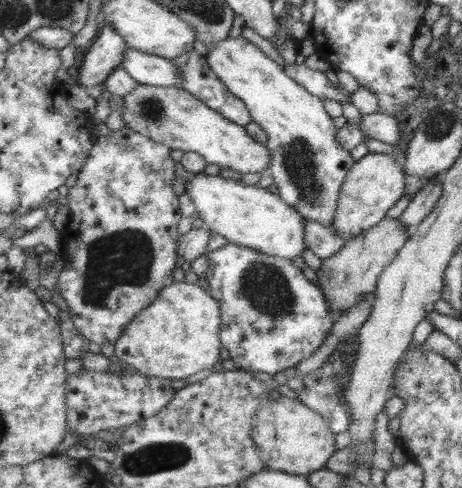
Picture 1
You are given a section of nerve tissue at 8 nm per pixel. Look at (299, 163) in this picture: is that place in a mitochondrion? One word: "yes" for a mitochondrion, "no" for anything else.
yes

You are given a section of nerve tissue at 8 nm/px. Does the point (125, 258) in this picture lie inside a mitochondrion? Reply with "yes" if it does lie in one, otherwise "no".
yes

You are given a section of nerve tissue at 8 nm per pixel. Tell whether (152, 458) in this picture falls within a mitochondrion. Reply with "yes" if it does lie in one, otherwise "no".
yes

